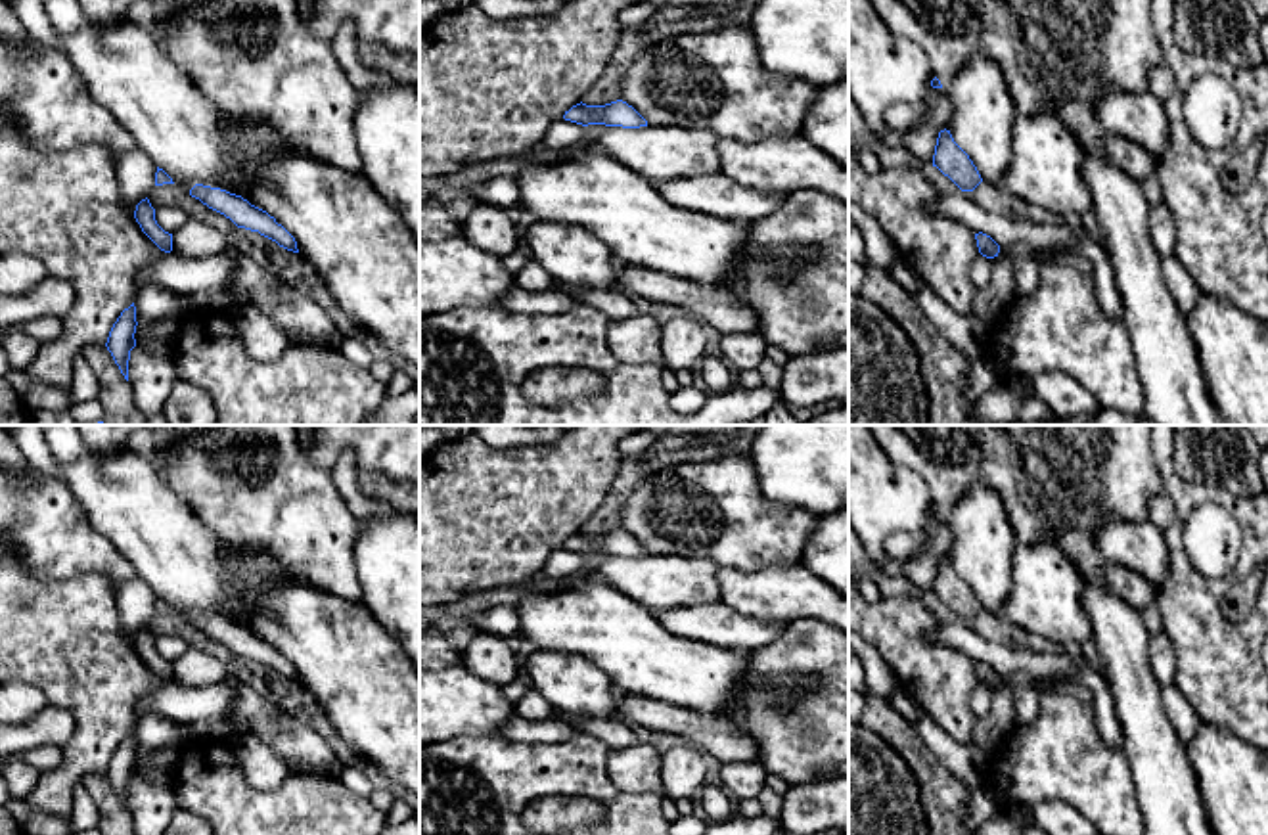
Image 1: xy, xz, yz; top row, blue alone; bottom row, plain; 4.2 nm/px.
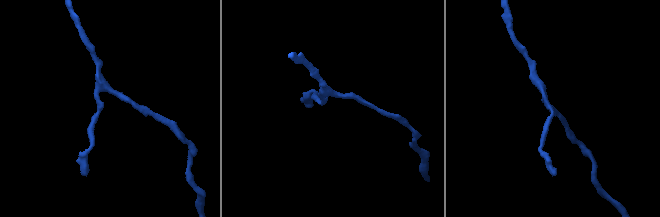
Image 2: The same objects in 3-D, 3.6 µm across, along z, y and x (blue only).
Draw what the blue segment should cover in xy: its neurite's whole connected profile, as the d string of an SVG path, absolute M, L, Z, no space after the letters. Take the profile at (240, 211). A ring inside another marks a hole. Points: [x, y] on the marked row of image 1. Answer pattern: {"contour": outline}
{"contour": "M195 184L190 190L190 195L230 218L238 228L259 232L260 236L276 241L280 247L299 253L295 237L282 224L278 224L274 216L251 205L241 195L203 184Z"}

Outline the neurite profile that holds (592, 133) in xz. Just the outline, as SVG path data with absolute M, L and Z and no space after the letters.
M588 124L584 126L584 138L578 146L563 151L561 155L573 155L577 151L600 151L598 140L603 134L607 126L605 124Z

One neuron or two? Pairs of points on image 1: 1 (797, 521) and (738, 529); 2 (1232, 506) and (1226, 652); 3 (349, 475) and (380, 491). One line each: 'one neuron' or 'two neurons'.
1: one neuron
2: one neuron
3: two neurons

